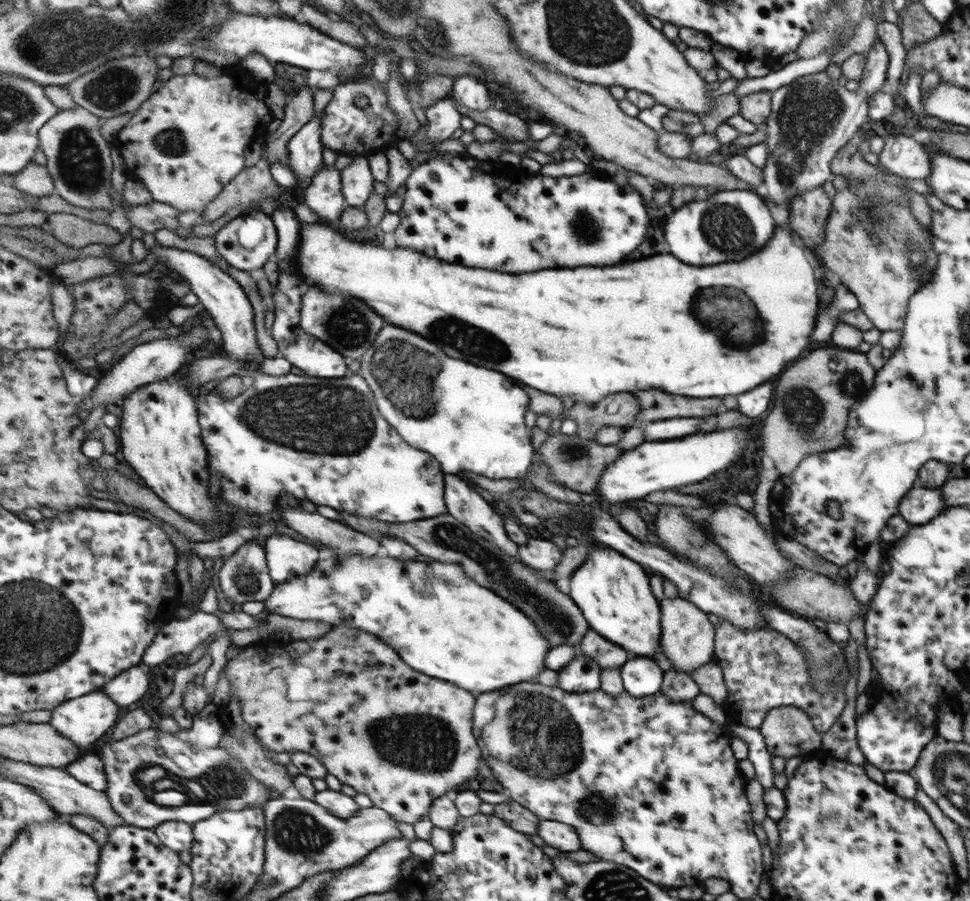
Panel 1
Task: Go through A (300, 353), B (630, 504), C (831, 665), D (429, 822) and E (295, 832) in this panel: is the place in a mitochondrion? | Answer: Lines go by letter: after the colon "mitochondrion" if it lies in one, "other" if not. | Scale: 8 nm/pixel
A: other
B: other
C: mitochondrion
D: other
E: mitochondrion

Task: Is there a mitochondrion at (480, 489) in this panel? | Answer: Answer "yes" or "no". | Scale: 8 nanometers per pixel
no

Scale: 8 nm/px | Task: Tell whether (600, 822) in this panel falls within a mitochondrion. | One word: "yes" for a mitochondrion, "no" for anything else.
yes

